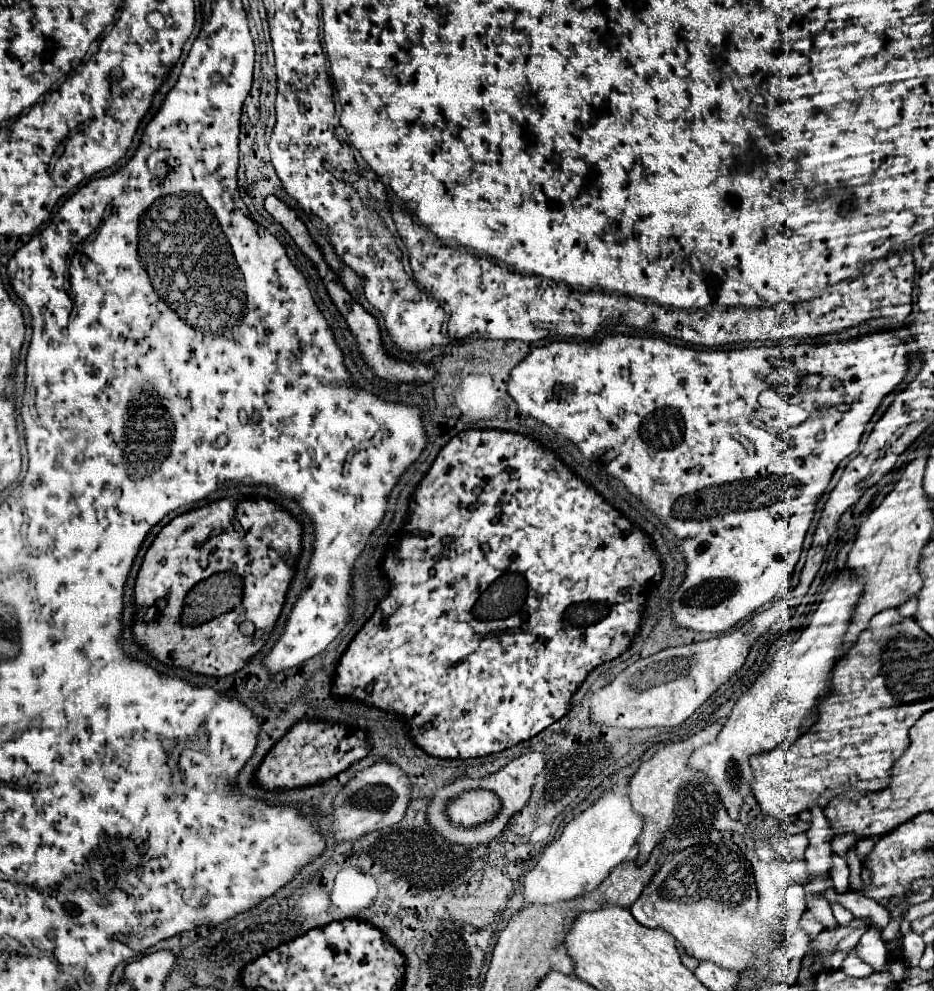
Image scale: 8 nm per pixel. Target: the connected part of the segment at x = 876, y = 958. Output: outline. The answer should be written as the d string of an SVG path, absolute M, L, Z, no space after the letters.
M870 927L860 937L860 941L858 941L854 951L862 961L866 961L876 971L884 969L884 965L888 963L888 949L880 939L880 929L876 929L876 927Z

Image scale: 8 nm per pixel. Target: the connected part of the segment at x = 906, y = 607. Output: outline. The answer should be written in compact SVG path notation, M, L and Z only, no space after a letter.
M916 596L911 597L898 607L898 612L903 618L912 618L917 611L918 601Z

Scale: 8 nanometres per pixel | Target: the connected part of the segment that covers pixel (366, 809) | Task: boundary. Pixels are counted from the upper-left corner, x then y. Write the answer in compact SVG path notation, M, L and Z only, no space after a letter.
M374 763L372 767L358 771L334 797L332 803L334 841L342 843L342 841L358 839L366 833L396 825L404 817L408 801L410 801L410 781L396 765Z

